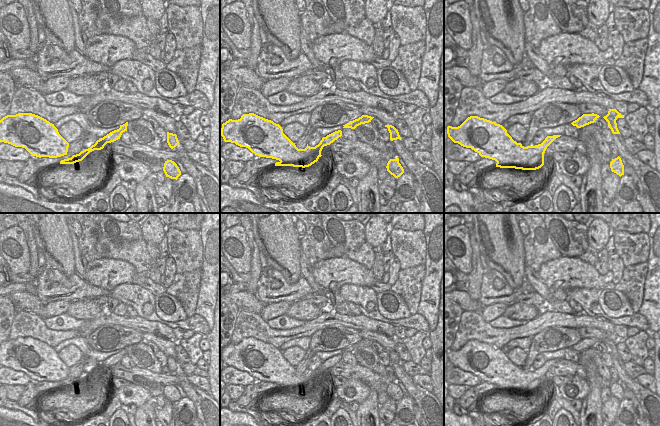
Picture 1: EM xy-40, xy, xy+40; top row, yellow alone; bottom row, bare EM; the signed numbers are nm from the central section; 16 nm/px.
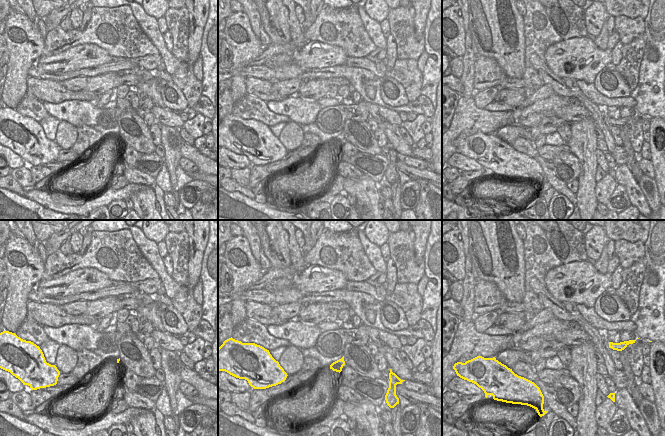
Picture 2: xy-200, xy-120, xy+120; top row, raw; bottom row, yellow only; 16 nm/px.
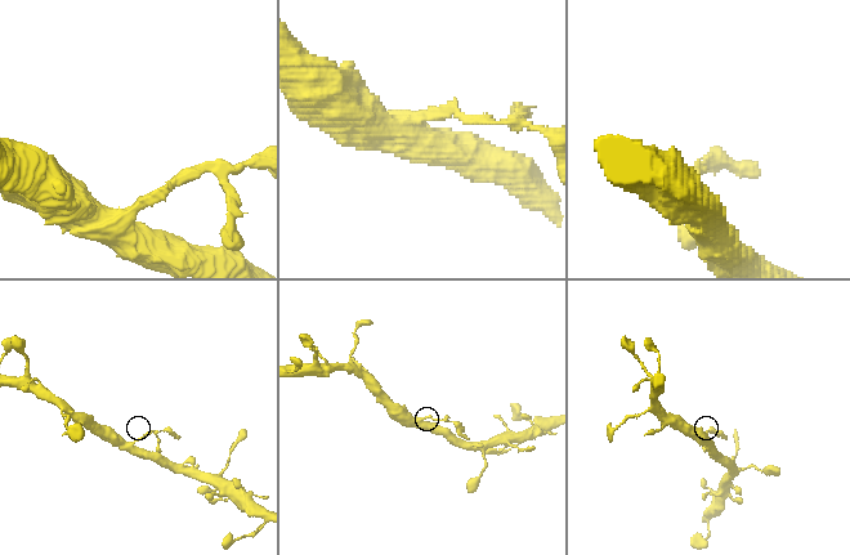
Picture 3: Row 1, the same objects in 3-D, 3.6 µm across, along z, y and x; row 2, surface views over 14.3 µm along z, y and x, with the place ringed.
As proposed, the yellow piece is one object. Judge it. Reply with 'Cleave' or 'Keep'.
Cleave.

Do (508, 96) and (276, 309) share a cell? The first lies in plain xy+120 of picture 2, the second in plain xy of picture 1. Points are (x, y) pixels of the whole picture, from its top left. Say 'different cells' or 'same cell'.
different cells

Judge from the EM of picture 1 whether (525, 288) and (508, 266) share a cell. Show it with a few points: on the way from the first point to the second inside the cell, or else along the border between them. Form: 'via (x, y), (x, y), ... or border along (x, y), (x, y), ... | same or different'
border along (501, 273), (511, 287), (518, 287), (525, 278) | different

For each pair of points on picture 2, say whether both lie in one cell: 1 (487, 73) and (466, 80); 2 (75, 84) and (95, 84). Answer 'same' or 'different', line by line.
1: different
2: different

